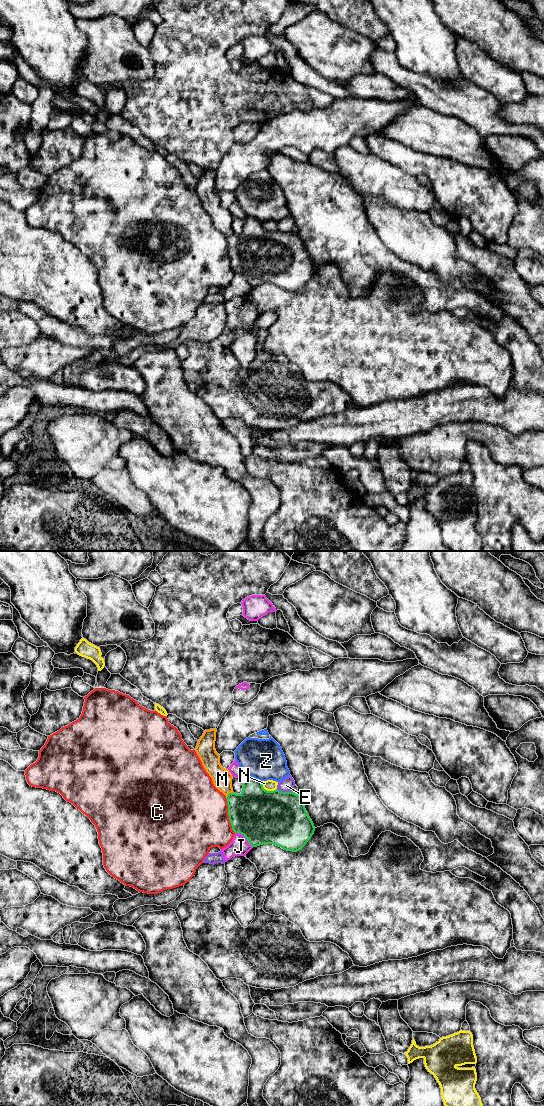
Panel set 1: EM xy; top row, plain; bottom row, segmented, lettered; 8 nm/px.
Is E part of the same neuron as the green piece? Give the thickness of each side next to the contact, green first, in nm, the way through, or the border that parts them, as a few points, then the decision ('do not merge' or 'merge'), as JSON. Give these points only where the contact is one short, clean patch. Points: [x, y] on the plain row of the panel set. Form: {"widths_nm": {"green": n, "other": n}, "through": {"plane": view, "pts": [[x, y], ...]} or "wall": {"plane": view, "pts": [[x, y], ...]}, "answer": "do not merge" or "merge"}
{"widths_nm": {"green": 440, "other": 110}, "answer": "do not merge"}

